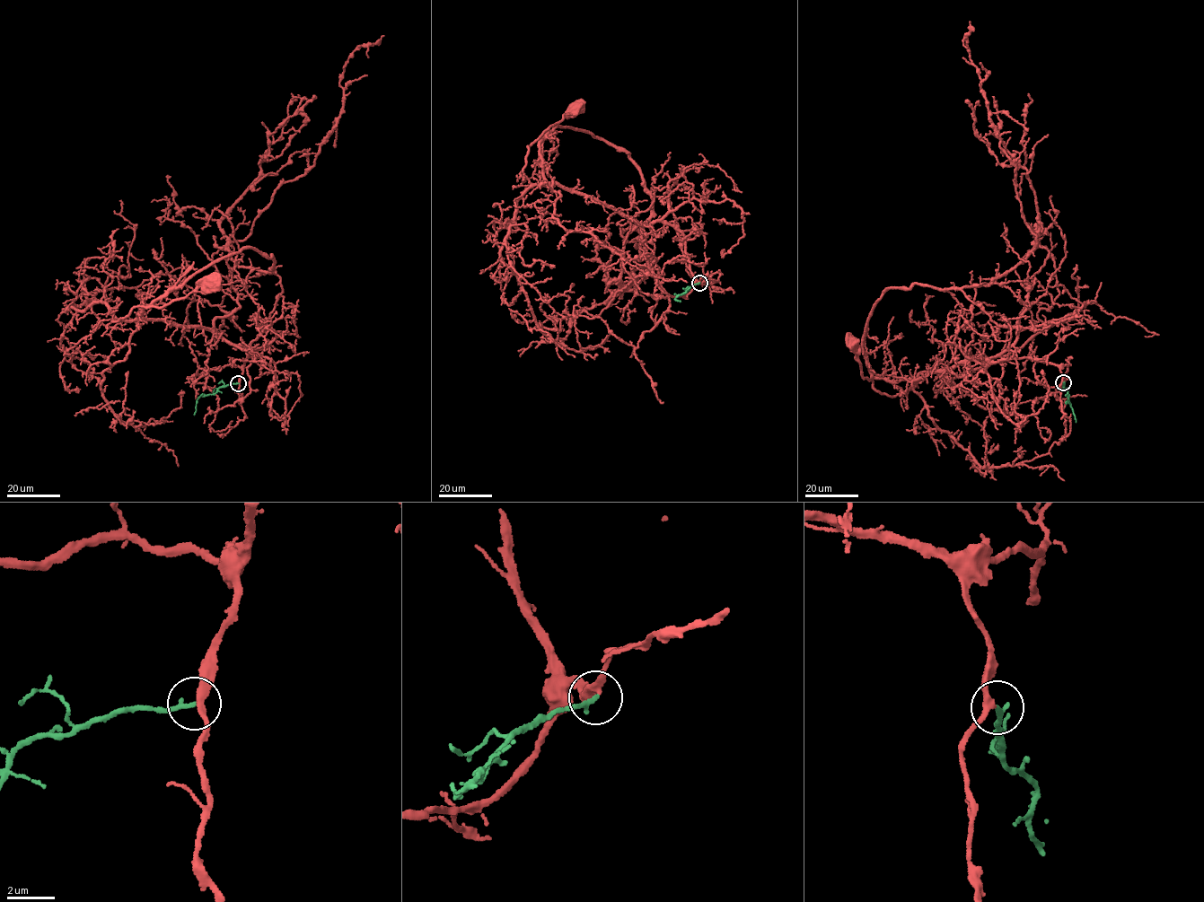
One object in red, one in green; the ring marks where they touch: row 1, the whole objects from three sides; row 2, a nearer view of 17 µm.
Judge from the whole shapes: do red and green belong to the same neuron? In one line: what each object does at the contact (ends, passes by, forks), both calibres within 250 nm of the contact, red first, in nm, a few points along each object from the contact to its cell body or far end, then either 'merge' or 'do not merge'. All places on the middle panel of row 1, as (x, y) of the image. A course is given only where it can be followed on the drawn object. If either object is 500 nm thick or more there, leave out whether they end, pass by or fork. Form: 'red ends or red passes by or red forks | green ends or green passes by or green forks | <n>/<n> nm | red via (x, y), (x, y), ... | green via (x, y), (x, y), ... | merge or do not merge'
red passes by | green ends | 240/220 nm | red via (699, 282), (672, 226), (643, 224), (524, 177), (528, 145), (575, 107) | green via (699, 283), (676, 297), (675, 300), (681, 301) | merge

